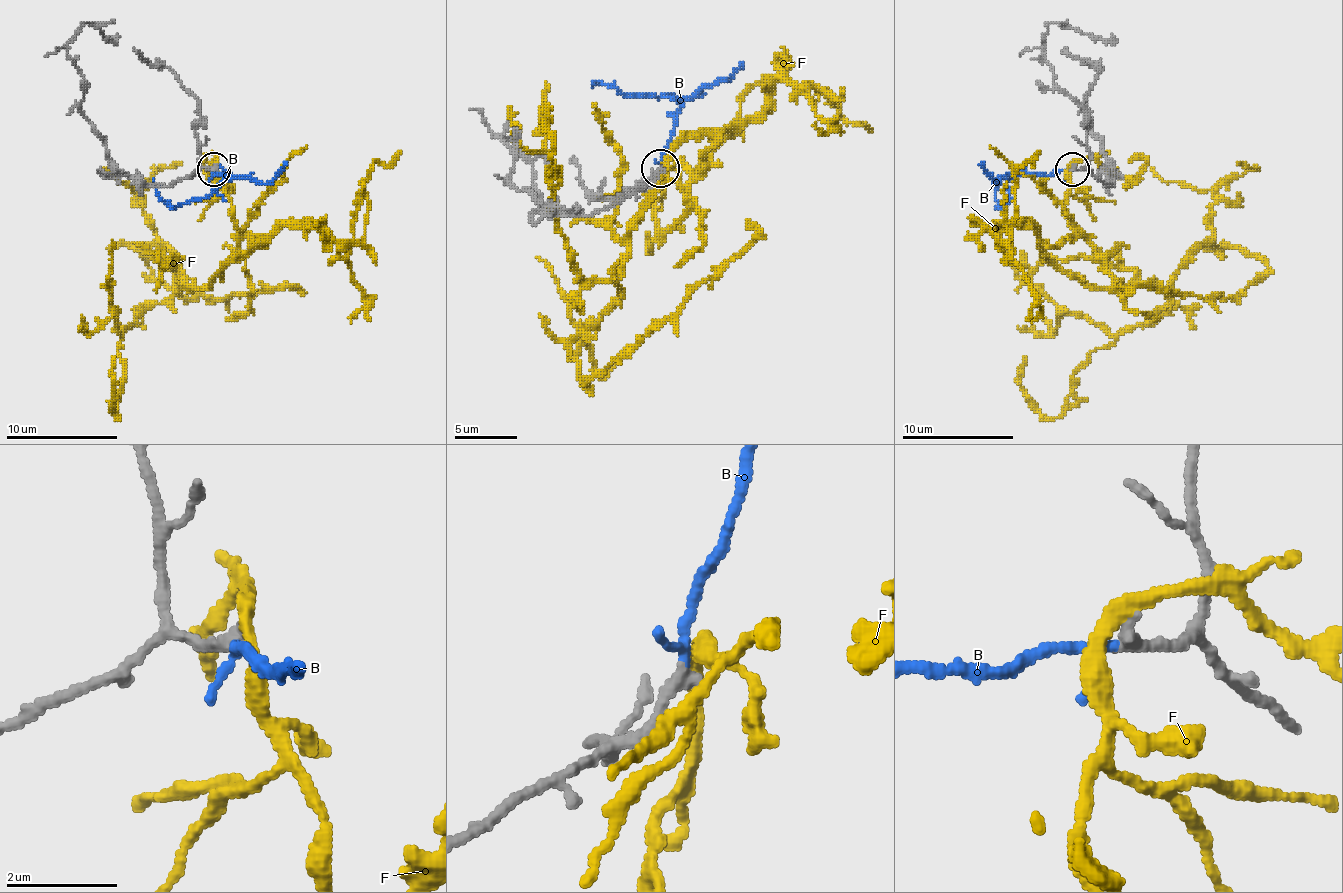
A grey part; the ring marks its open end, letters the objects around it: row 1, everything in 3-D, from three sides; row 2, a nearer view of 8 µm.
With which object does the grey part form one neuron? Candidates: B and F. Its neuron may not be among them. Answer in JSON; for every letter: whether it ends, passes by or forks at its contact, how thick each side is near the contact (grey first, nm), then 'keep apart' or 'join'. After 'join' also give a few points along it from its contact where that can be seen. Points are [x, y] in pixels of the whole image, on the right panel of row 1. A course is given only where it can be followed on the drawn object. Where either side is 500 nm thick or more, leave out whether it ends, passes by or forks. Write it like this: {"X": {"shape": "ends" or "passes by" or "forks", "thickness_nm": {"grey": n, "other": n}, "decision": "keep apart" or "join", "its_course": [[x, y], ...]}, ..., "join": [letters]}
{"B": {"shape": "passes by", "thickness_nm": {"grey": 280, "other": 140}, "decision": "join", "its_course": [[1073, 170], [1020, 175], [1006, 184], [1009, 200], [1000, 206], [995, 195], [1000, 178]]}, "F": {"shape": "passes by", "thickness_nm": {"grey": 280, "other": 280}, "decision": "keep apart"}, "join": ["B"]}

